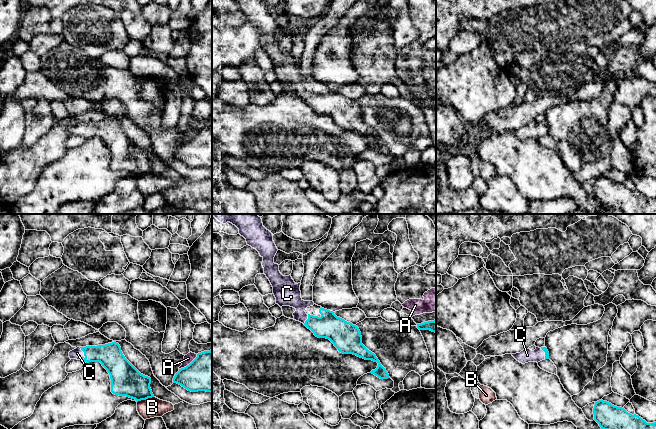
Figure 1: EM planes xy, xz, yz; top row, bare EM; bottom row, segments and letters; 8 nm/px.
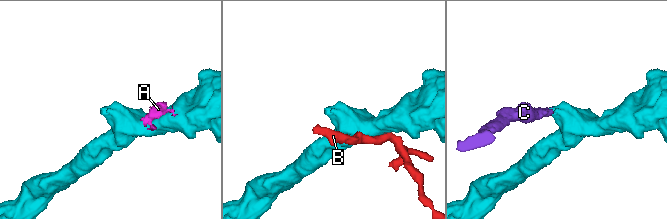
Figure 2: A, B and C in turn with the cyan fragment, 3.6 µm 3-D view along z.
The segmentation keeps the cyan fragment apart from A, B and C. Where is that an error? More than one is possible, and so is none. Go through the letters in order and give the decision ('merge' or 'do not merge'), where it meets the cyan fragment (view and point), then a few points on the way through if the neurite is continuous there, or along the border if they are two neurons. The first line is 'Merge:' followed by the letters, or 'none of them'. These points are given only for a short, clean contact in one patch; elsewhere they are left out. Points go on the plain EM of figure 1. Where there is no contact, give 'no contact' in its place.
Merge: C
A: do not merge; contact xy (189, 140)
B: do not merge; contact xy (145, 175)
C: merge; contact xy (84, 130); way xy (110, 131), (84, 130), (77, 129)

